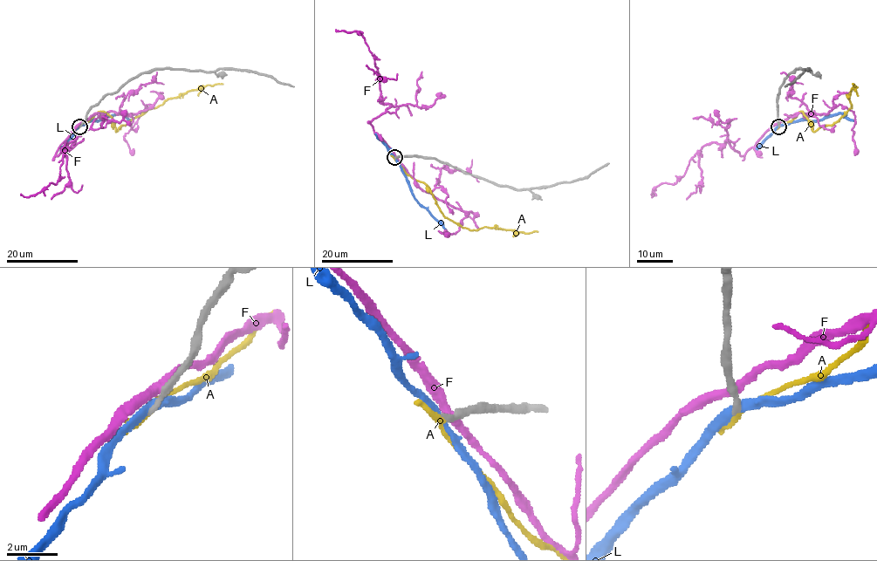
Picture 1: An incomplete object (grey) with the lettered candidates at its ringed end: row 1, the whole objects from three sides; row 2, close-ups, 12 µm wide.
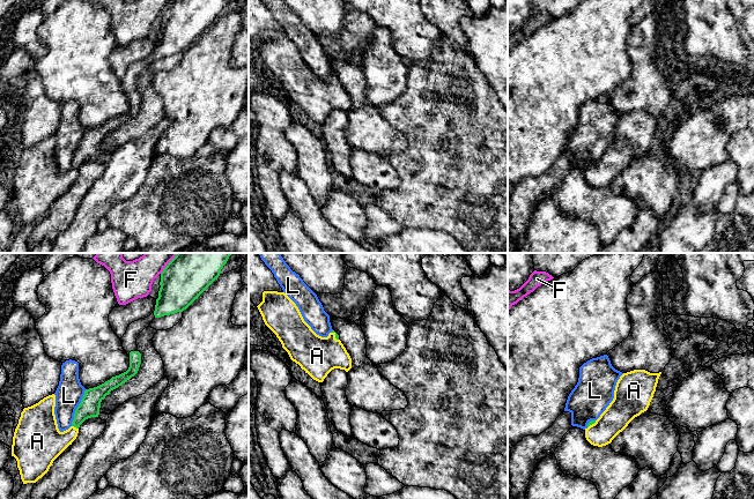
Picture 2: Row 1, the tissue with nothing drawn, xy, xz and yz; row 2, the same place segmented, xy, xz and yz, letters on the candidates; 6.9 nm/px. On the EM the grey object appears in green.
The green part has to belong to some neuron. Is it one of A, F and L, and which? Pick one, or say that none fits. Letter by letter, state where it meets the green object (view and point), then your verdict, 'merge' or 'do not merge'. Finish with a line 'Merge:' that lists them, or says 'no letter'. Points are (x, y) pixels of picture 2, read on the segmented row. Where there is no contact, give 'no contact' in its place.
A: xy (75, 426) | merge
F: xy (168, 263) | do not merge
L: xy (76, 408) | do not merge
Merge: A

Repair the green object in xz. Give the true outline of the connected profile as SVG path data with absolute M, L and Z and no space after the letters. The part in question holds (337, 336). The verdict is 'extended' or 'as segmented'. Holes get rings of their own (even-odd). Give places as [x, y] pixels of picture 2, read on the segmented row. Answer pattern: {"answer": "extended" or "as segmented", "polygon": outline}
{"answer": "extended", "polygon": "M264 291L263 301L257 307L290 359L313 380L323 382L334 368L346 372L352 368L352 358L339 335L334 330L327 337L317 335L284 292Z"}

